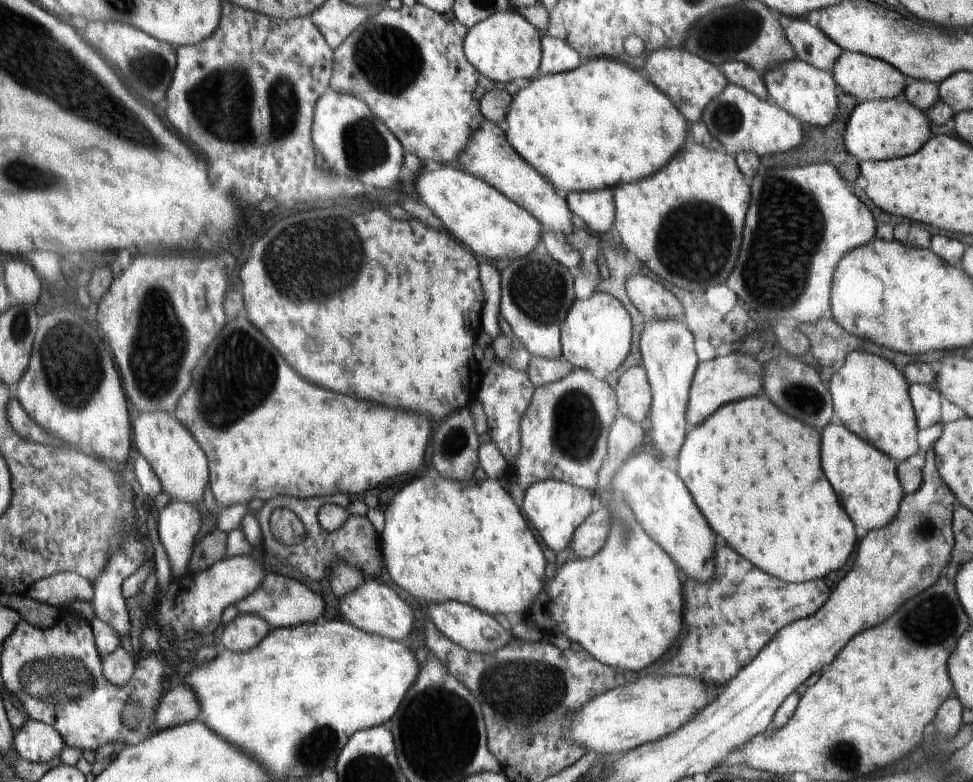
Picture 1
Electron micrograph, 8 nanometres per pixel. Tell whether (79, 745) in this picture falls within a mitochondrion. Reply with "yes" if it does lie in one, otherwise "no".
no

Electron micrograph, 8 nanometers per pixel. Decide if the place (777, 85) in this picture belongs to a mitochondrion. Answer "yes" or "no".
no

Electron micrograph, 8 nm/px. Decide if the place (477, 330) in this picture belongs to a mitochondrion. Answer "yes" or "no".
no

